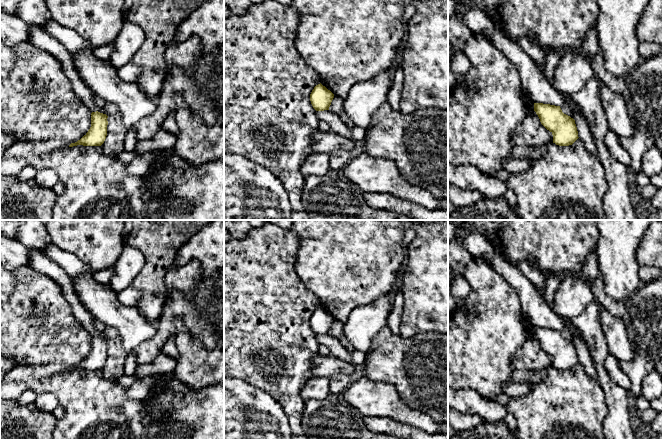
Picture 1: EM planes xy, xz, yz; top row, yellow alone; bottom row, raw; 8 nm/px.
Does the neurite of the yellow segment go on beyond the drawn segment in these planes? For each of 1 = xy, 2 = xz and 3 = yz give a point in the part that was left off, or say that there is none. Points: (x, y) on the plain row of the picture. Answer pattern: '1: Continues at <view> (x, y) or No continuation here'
1: No continuation here
2: No continuation here
3: No continuation here

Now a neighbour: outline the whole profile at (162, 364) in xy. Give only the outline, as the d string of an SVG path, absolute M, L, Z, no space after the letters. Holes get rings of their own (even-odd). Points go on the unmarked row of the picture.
M161 352L152 362L137 366L137 378L150 377L158 374L173 373L177 360Z

